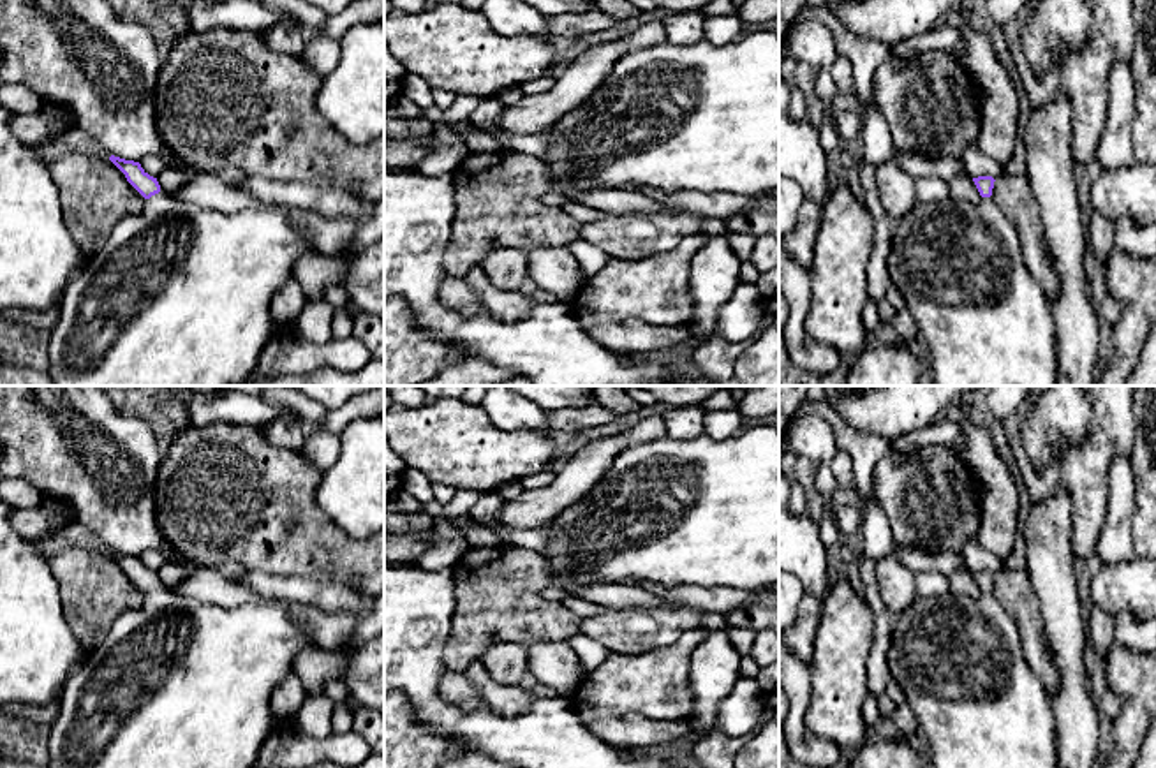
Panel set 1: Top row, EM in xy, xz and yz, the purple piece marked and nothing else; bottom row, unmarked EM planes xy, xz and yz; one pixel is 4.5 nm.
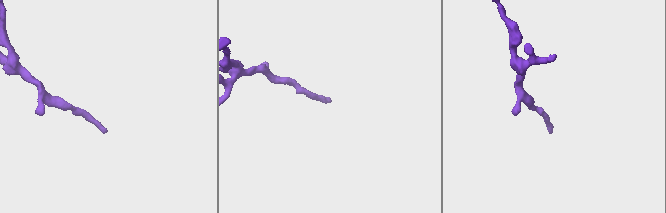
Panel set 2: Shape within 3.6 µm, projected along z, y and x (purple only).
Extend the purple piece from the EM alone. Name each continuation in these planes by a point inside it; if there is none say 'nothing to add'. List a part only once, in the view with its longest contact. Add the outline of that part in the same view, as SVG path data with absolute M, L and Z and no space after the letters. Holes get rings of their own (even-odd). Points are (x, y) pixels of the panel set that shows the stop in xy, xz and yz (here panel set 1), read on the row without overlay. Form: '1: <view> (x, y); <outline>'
1: xy (177, 682); M159 587L146 594L141 606L116 617L106 638L97 648L70 671L60 692L60 710L51 722L49 766L48 768L256 768L257 752L273 731L270 706L273 689L293 671L293 659L305 648L317 648L305 627L289 613L289 601L264 599L259 604L222 608L189 595Z

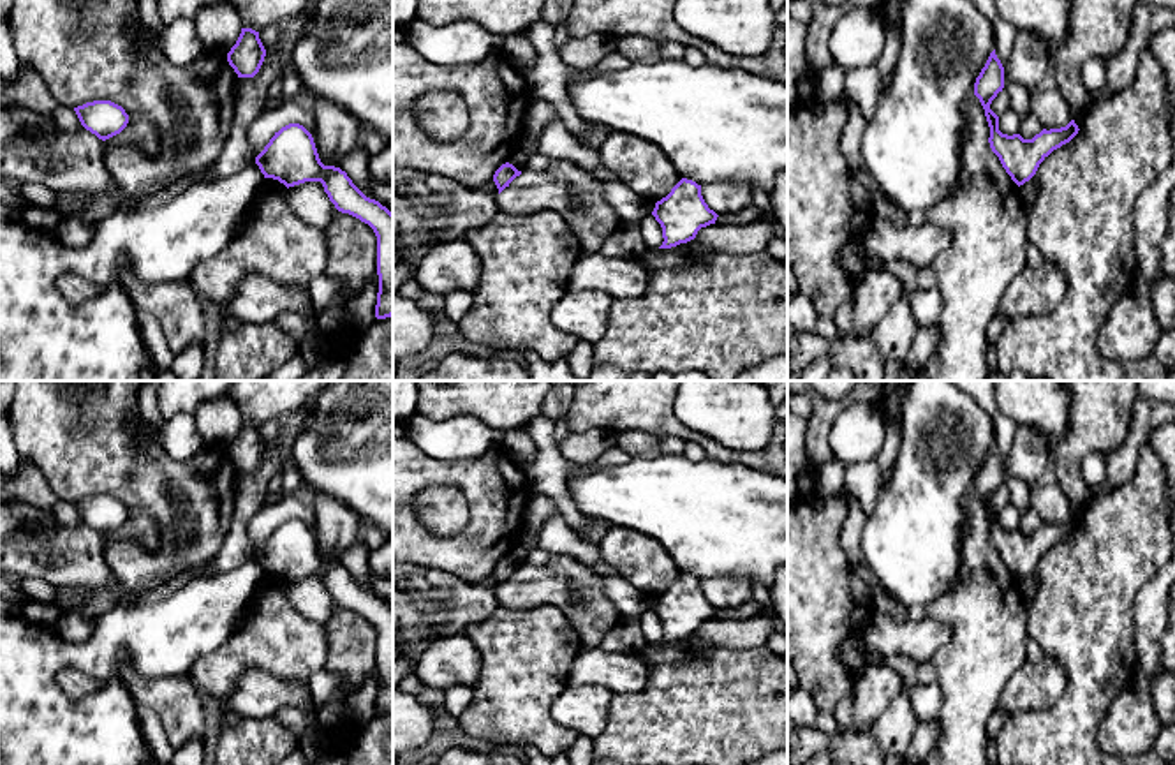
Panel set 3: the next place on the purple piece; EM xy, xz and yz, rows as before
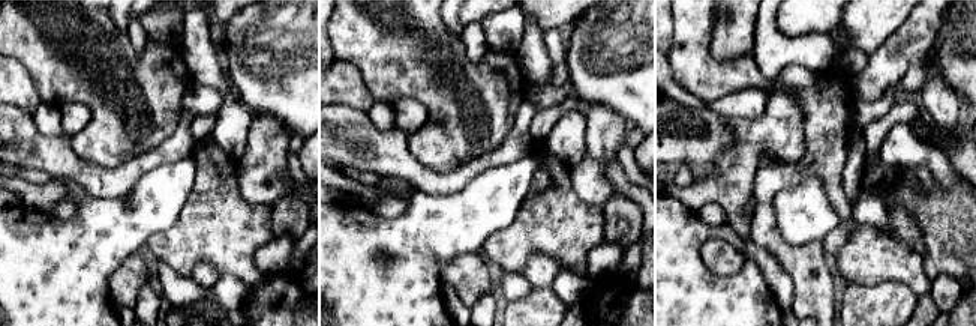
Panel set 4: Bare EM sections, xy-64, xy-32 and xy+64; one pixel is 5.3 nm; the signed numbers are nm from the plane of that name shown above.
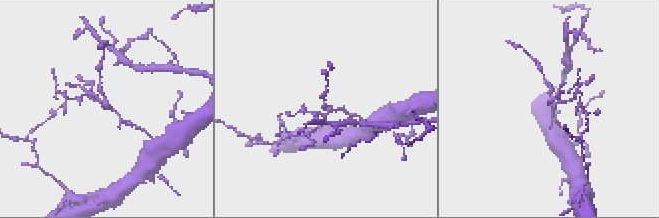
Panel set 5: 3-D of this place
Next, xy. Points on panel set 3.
nothing to add

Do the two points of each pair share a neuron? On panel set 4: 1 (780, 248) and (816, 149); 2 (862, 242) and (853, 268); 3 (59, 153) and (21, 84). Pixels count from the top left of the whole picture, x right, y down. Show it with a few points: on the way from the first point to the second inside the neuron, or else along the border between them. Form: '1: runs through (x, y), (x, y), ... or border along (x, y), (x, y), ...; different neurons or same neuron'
1: runs through (765, 221), (765, 196), (786, 175), (793, 173); same neuron
2: runs through (862, 248), (862, 259), (859, 262); same neuron
3: border along (15, 105), (32, 114); different neurons

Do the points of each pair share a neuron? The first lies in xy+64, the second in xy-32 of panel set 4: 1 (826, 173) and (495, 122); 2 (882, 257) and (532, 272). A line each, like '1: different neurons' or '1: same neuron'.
1: same neuron
2: same neuron

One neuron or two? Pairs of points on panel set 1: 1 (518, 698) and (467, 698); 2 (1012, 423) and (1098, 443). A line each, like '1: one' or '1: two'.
1: two
2: one

